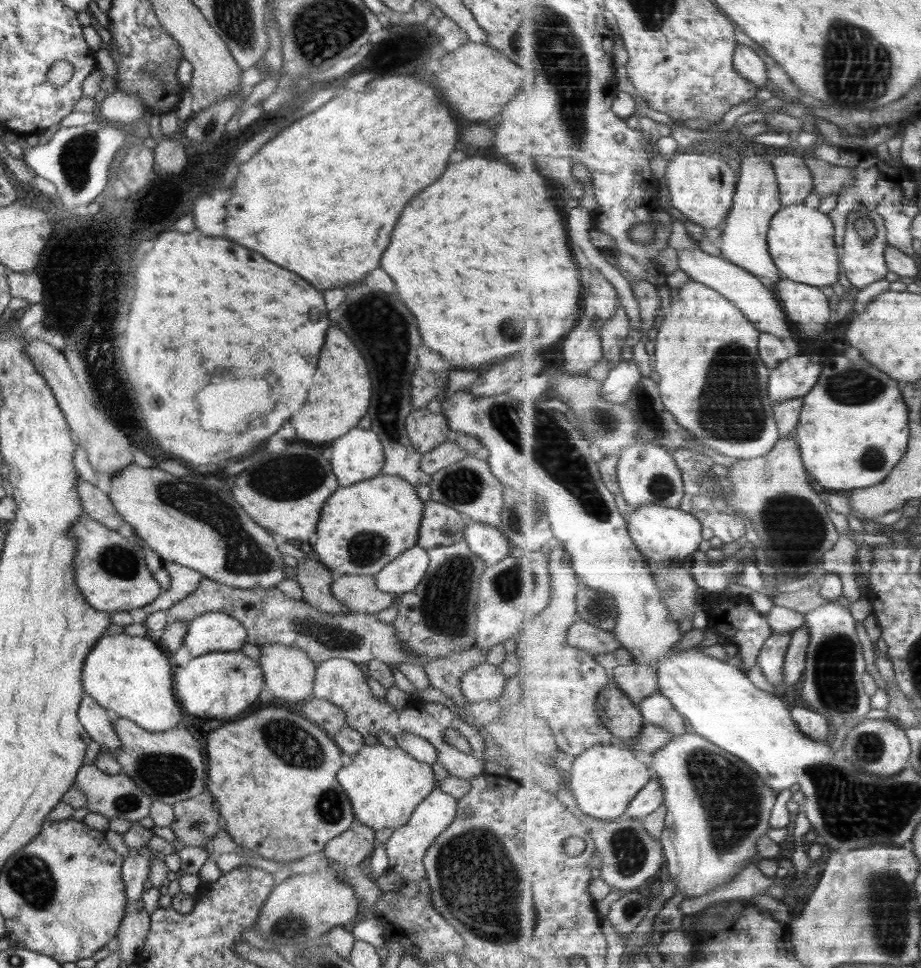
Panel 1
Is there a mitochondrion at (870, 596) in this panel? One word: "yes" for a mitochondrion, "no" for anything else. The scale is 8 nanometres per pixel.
no

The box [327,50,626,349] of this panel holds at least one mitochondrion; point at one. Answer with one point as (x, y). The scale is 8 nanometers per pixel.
(358, 304)

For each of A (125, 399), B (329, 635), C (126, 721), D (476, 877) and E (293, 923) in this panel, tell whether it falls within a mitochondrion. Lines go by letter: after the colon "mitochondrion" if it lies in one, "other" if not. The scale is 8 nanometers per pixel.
A: mitochondrion
B: mitochondrion
C: other
D: mitochondrion
E: mitochondrion

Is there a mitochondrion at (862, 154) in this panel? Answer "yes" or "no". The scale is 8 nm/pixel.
no

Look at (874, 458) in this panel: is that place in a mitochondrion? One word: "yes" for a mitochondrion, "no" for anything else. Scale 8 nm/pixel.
yes

